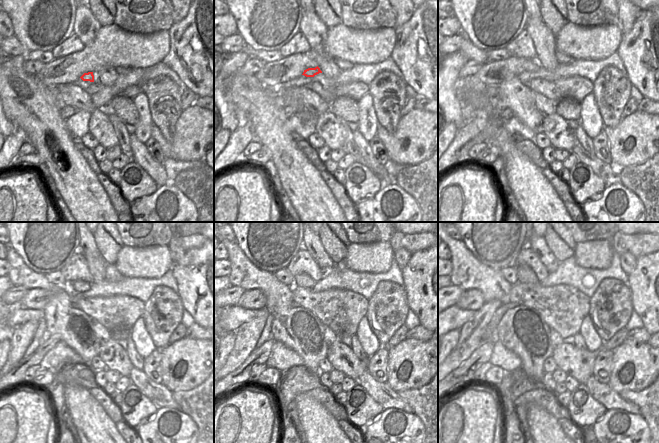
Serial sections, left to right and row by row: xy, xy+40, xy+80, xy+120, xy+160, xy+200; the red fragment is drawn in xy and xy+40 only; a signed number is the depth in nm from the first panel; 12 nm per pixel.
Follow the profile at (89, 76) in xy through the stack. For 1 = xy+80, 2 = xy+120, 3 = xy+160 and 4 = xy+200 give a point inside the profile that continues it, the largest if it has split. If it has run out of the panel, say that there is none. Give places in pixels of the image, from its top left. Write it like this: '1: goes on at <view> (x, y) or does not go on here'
1: goes on at xy+80 (532, 65)
2: goes on at xy+120 (79, 286)
3: goes on at xy+160 (304, 280)
4: goes on at xy+200 (525, 274)

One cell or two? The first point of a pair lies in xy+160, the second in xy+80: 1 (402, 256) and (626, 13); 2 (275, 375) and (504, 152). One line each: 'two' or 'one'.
1: one
2: two

